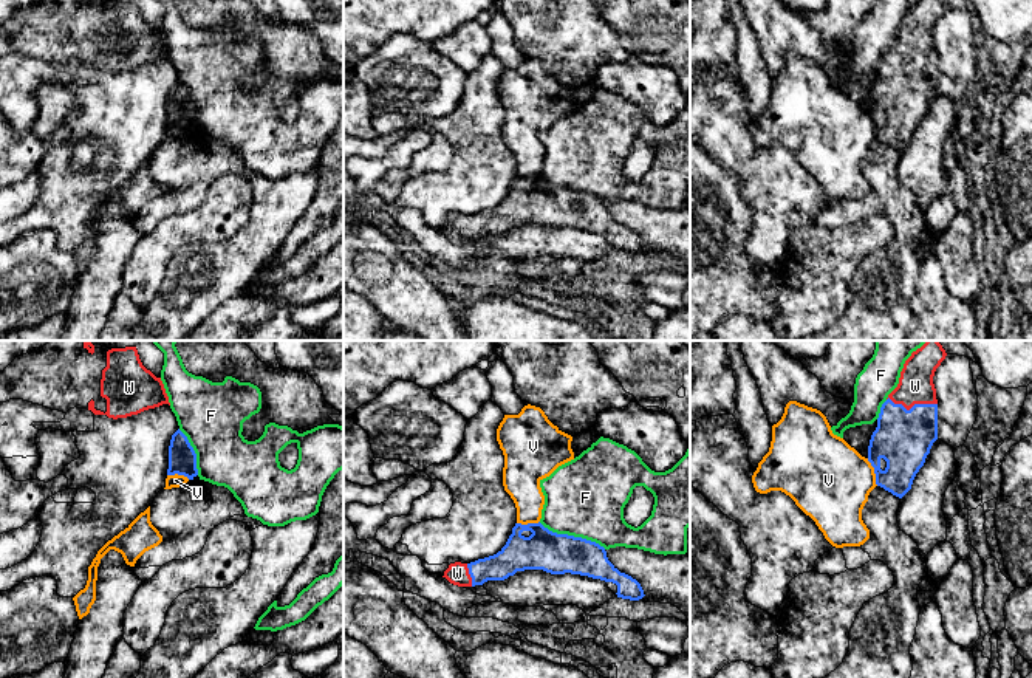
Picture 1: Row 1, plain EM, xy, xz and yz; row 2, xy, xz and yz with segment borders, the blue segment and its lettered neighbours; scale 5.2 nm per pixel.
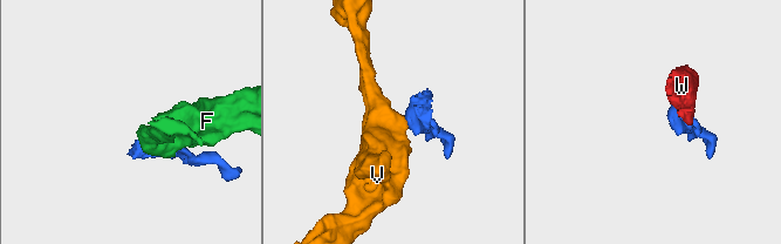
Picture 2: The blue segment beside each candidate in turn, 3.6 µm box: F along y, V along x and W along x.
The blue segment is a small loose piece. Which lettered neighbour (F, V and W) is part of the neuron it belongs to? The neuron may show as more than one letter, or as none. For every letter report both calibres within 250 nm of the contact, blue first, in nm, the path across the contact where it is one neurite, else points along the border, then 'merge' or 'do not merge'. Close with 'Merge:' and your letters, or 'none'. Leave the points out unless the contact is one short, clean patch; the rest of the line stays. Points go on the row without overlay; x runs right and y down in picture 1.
F: 220/420 nm | do not merge
V: 300/420 nm | along yz (867, 112), (878, 138) | do not merge
W: 300/180 nm | merge
Merge: W

